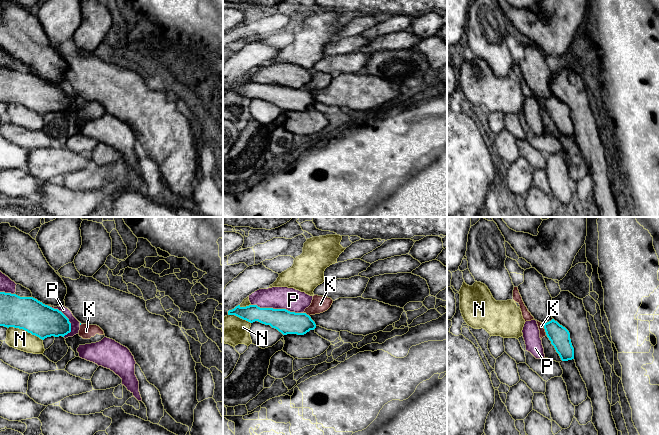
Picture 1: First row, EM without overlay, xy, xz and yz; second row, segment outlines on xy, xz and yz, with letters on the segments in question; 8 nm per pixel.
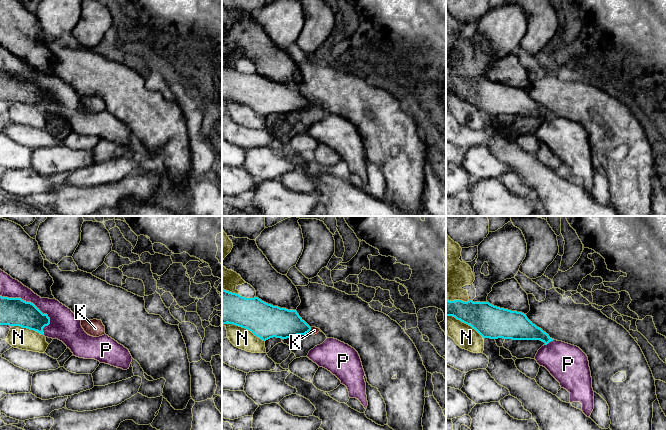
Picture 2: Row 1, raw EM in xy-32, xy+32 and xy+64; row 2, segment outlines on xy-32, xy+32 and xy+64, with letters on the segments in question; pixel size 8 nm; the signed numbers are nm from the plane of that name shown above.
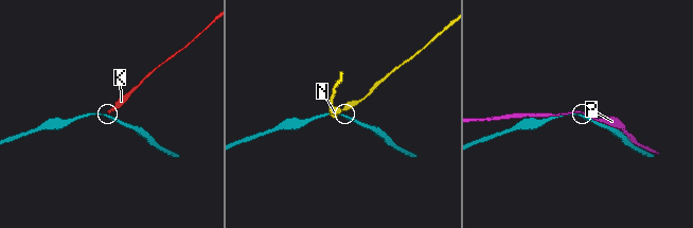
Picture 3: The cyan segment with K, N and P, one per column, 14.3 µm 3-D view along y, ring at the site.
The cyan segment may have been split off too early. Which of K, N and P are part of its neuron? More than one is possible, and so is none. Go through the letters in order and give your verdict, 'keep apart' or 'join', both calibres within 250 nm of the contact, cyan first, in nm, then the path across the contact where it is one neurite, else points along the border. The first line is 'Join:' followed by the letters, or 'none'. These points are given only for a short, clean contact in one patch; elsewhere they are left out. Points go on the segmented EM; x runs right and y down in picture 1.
Join: none
K: keep apart; calibres 160 and 50 nm; border yz (543, 324), (547, 335)
N: keep apart; calibres 260 and 160 nm
P: keep apart; calibres 190 and 180 nm

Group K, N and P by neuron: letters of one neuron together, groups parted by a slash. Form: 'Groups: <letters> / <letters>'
Groups: K / N / P

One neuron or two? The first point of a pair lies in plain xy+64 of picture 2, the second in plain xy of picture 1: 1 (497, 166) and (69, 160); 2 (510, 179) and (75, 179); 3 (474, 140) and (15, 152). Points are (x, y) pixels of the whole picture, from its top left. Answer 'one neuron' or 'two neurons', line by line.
1: one neuron
2: one neuron
3: two neurons

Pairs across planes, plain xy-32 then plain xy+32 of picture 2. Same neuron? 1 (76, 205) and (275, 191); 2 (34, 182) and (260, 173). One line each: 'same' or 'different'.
1: same
2: different

